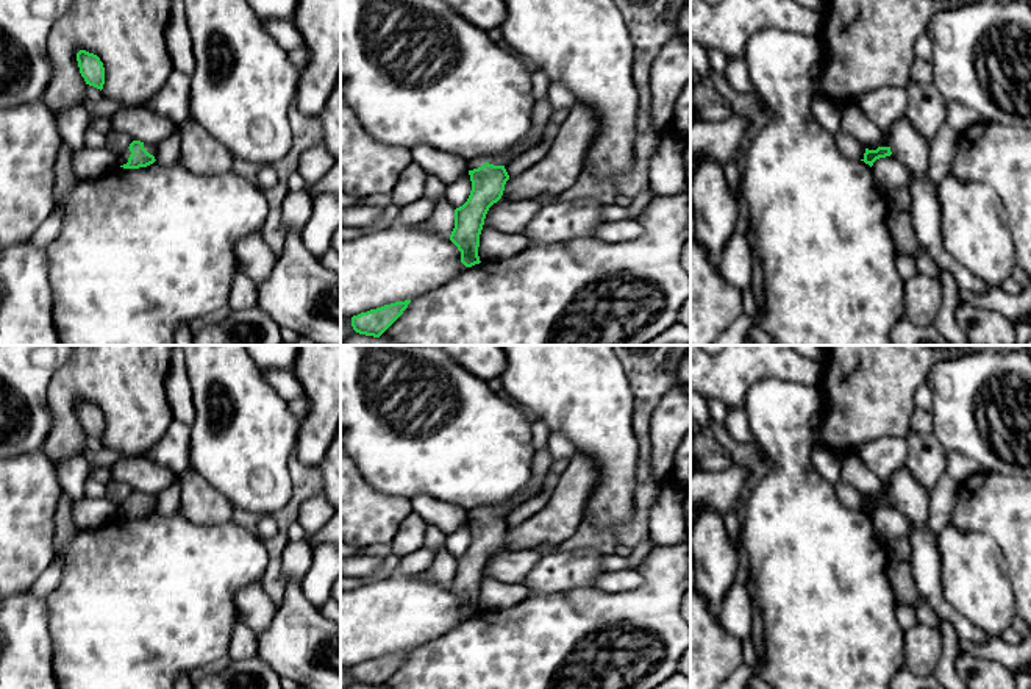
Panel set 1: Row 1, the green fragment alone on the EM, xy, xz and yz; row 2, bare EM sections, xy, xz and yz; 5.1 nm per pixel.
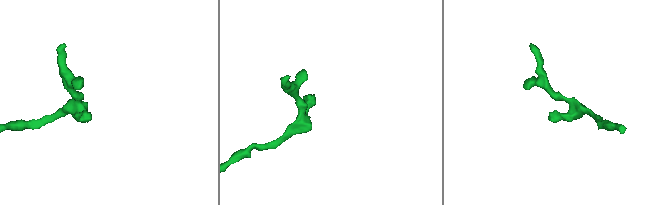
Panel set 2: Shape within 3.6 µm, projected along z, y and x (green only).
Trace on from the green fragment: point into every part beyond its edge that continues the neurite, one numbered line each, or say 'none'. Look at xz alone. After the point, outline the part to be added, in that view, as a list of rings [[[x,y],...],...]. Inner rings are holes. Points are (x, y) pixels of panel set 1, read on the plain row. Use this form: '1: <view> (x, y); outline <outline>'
1: xz (497, 510); outline [[[508,505],[480,506],[480,508],[467,511],[467,517],[469,520],[473,520],[481,517],[484,512],[506,517],[509,514],[509,508]]]

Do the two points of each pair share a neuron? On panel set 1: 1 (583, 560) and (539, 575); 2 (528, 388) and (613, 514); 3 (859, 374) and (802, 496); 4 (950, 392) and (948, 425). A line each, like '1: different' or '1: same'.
1: same
2: same
3: different
4: same

